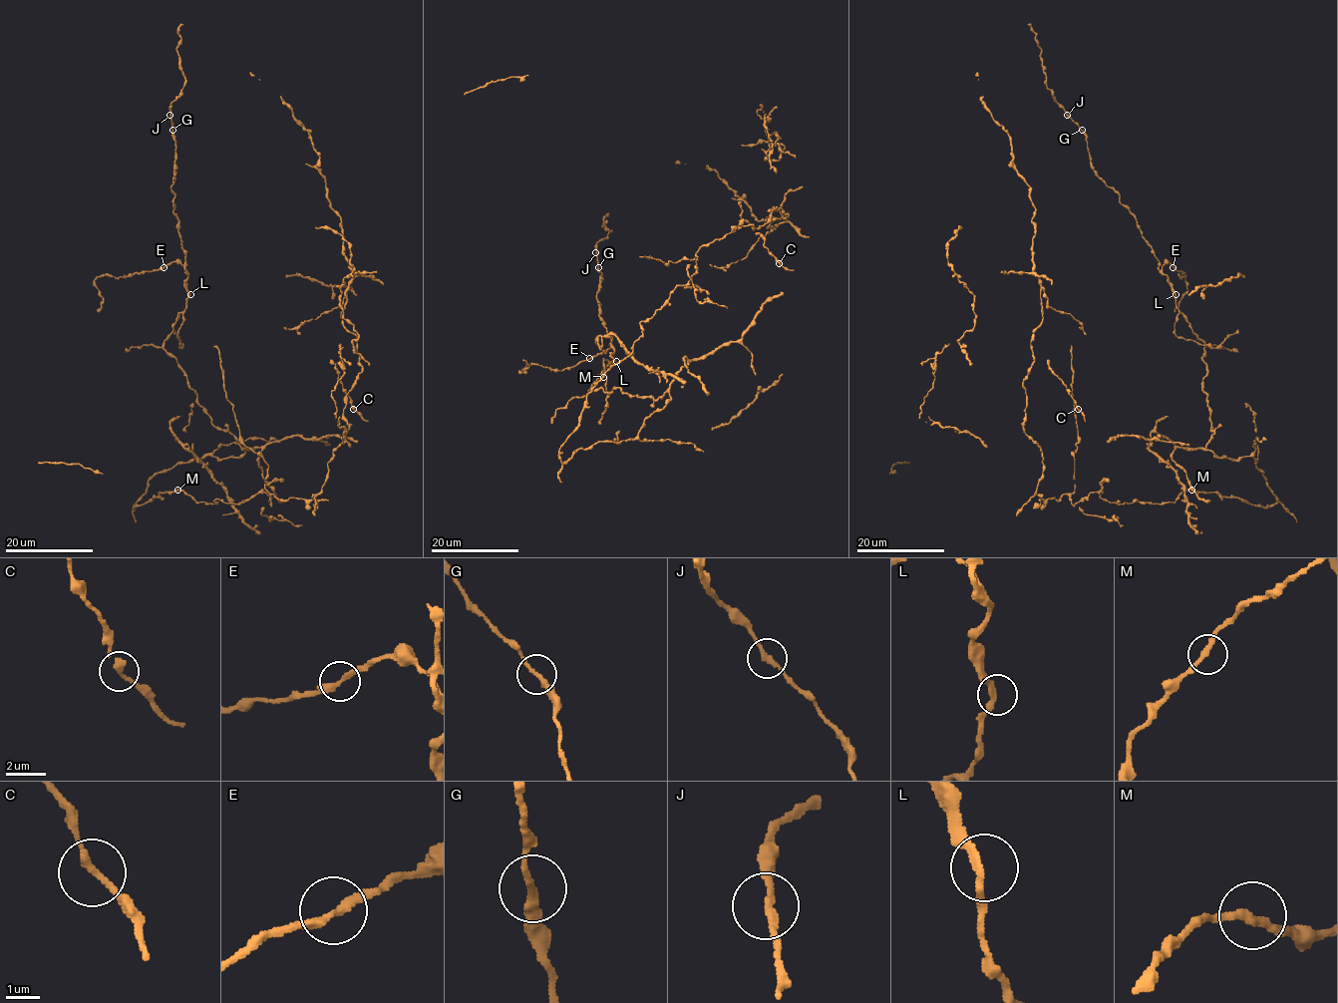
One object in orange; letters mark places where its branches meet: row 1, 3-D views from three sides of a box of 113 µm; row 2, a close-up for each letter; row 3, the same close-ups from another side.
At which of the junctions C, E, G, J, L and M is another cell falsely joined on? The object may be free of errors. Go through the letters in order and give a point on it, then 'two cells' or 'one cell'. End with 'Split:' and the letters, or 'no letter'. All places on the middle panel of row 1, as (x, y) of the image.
C: (779, 263) | one cell
E: (589, 358) | one cell
G: (598, 267) | one cell
J: (595, 252) | one cell
L: (616, 361) | one cell
M: (603, 377) | one cell
Split: no letter

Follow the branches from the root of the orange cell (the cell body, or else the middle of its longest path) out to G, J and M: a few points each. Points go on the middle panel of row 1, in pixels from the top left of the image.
G: (590, 389), (559, 449), (562, 463), (598, 442), (634, 439), (671, 398), (589, 390), (613, 360), (598, 267)
J: (590, 389), (559, 449), (562, 463), (598, 442), (634, 439), (671, 398), (589, 390), (613, 360), (596, 253)
M: (590, 389), (603, 377)

